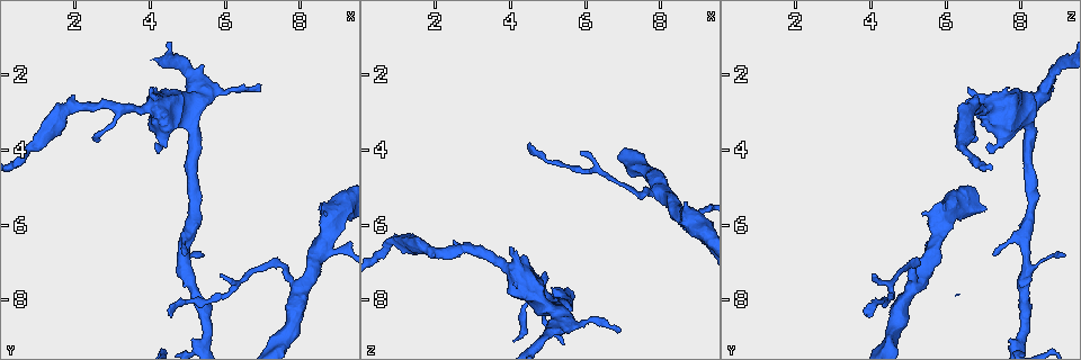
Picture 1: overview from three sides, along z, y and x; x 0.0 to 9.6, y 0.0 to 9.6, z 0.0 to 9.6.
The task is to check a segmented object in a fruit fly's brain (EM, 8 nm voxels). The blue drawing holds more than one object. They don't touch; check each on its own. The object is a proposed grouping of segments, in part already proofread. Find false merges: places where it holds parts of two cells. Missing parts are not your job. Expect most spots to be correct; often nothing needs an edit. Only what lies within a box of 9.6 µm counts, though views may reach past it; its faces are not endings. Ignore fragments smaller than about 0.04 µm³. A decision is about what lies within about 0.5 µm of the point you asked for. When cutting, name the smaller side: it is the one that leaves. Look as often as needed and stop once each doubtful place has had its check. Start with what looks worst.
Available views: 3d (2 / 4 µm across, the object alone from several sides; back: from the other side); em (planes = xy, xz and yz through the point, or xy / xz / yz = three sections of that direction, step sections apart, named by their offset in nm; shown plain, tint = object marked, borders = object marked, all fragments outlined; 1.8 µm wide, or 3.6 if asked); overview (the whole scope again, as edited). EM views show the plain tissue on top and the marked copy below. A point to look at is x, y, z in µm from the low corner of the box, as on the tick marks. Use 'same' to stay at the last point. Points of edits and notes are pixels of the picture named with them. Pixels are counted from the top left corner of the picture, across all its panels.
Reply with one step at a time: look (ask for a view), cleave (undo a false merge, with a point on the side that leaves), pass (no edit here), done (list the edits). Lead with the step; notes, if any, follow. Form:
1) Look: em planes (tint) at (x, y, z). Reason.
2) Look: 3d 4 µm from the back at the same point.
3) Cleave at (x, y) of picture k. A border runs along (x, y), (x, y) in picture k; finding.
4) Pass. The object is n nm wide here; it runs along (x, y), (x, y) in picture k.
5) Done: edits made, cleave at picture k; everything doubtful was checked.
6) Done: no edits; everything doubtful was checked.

Look: em 3.6 µm xz step 8 (tint) at (8.55, 6.60, 5.70). Branch point.

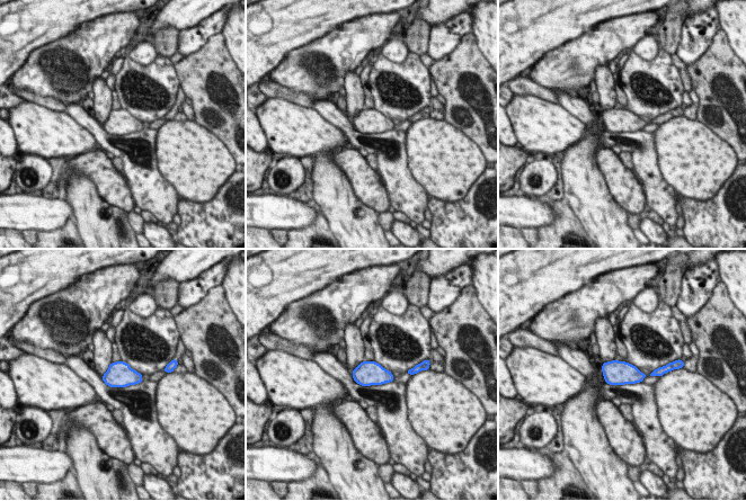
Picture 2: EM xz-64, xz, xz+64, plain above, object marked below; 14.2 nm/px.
Look: em 3.6 µm planes (tint) at the same point.

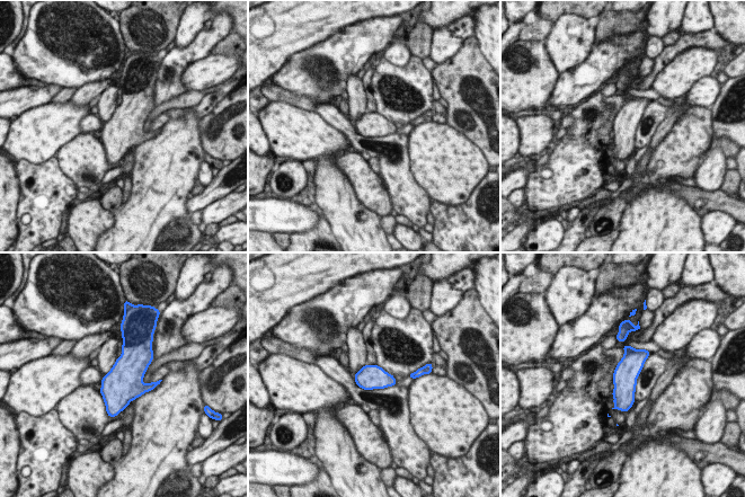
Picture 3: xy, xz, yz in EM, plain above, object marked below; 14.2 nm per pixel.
Pass. All the same cell.

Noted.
Look: em planes (tint) at (5.35, 2.55, 8.50). Branch point.

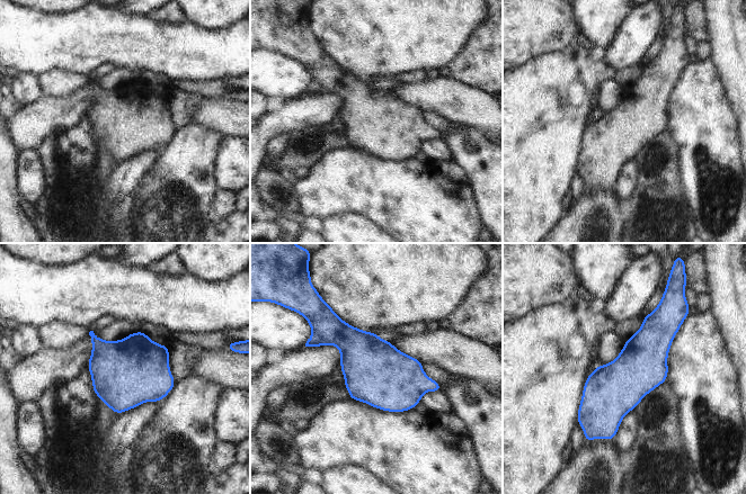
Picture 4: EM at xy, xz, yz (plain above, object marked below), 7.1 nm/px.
Pass. One cell here.

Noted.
Look: em xy step 8 (tint) at (4.80, 3.05, 8.00). Thick turns thin.

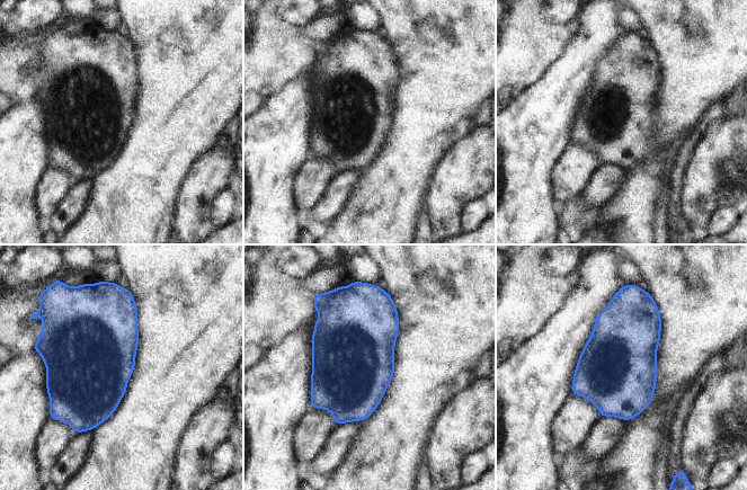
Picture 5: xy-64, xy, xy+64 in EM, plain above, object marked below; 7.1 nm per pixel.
Look: em yz step 8 (tint) at the same point.

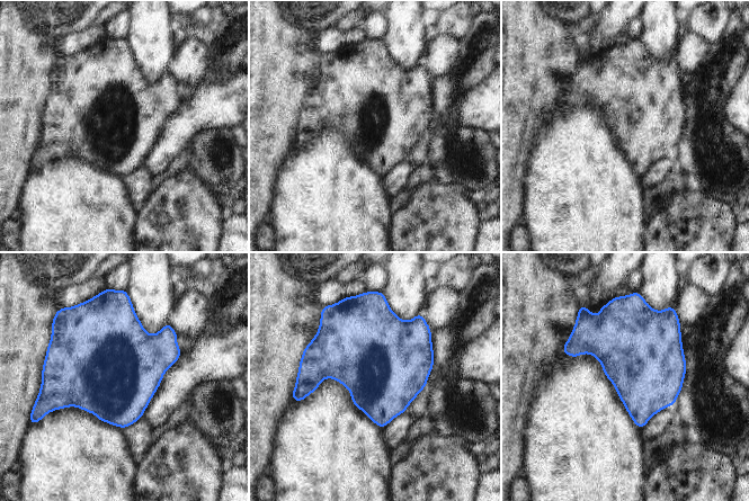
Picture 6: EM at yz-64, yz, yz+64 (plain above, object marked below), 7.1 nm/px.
Pass. The object is 500 nm wide here; all the same cell.

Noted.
Look: em planes (tint) at (8.00, 7.55, 5.20). Sharp bend.

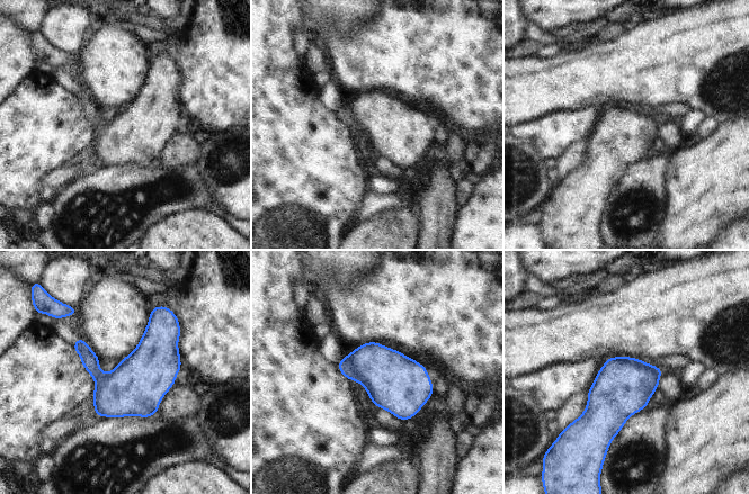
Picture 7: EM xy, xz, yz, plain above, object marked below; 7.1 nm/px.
Pass. All the same cell.

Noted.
Done: no edits; everything doubtful was checked.

